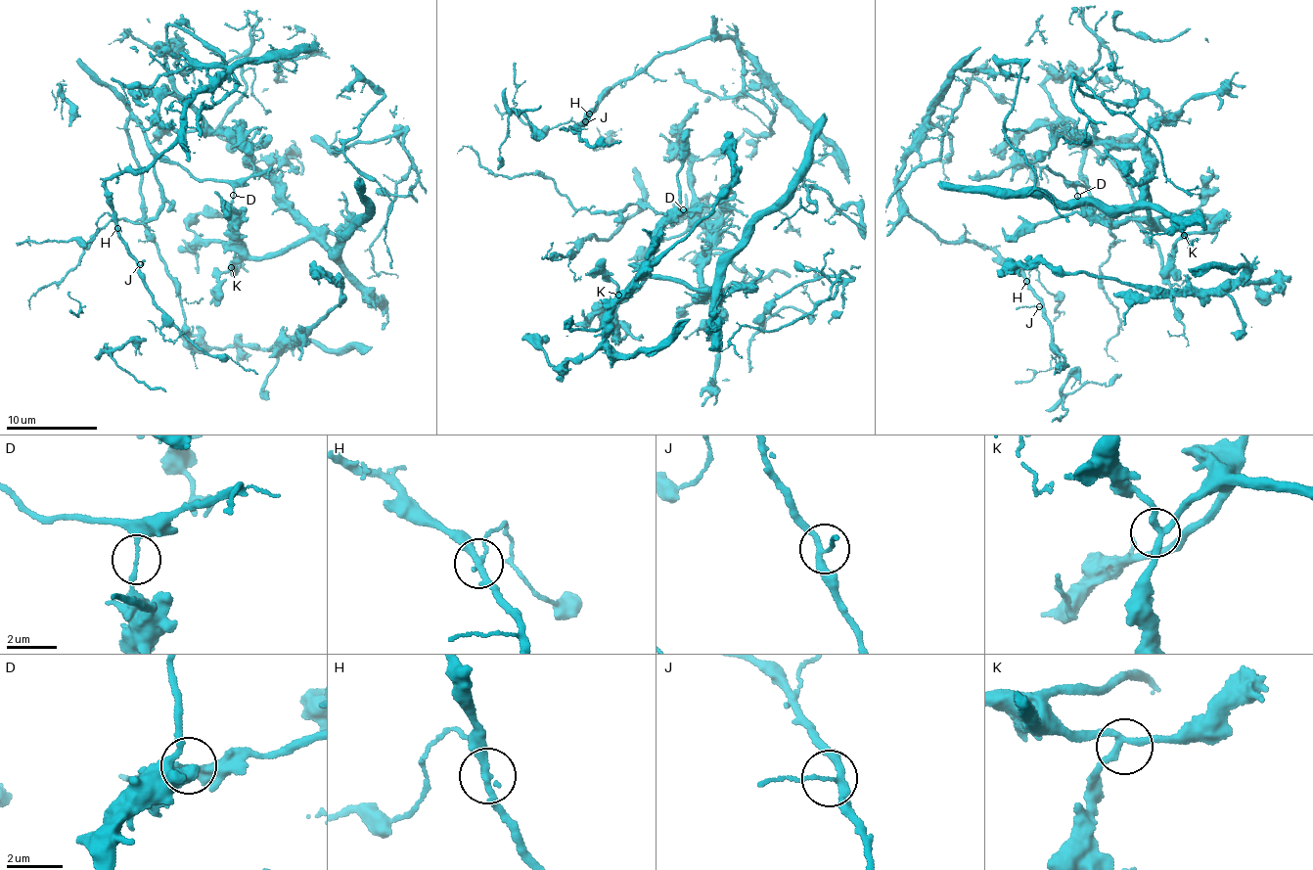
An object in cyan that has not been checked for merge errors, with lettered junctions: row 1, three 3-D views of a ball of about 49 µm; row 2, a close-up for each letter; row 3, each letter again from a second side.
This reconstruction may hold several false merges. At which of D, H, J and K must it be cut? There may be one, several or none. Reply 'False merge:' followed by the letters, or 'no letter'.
False merge: D, H

